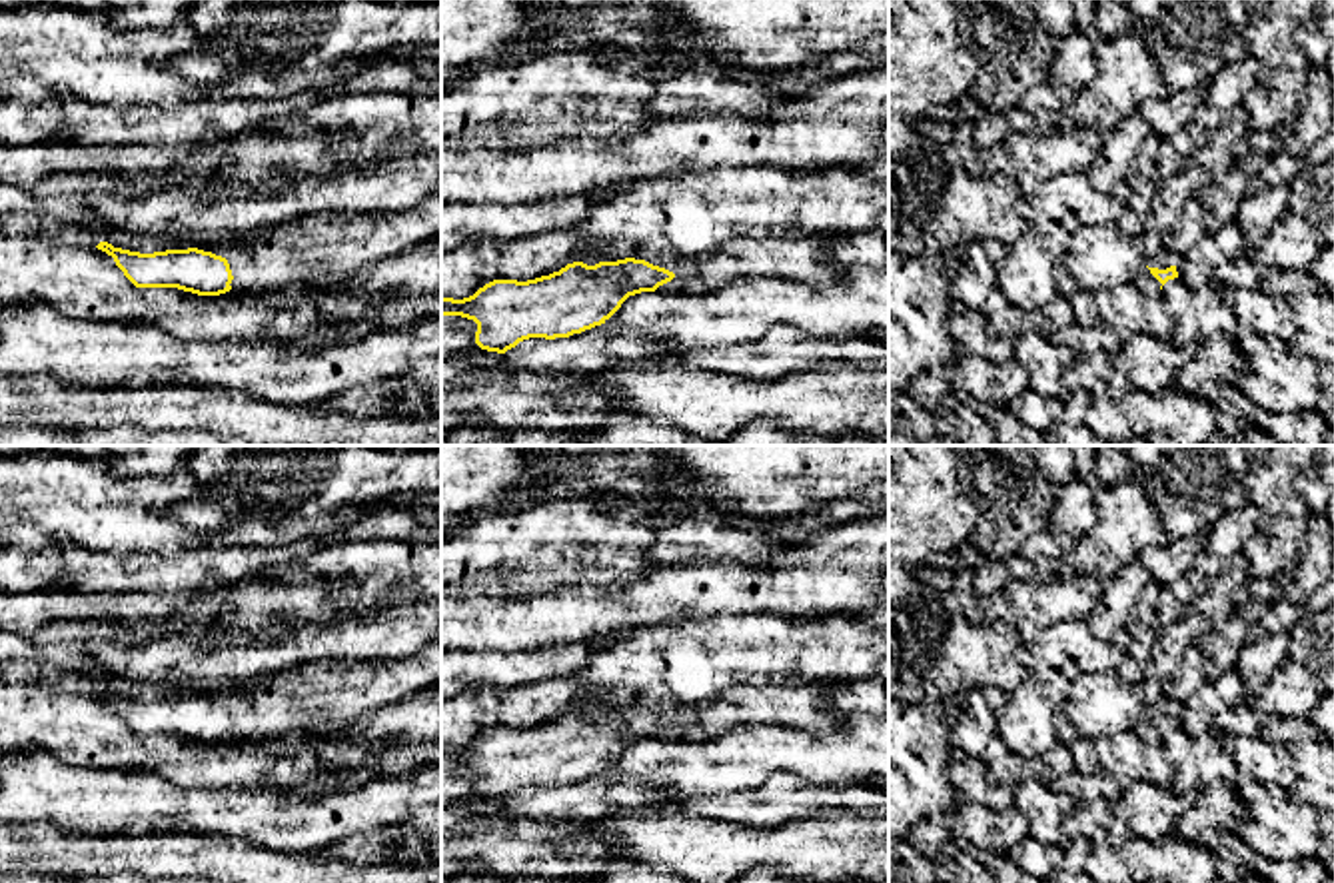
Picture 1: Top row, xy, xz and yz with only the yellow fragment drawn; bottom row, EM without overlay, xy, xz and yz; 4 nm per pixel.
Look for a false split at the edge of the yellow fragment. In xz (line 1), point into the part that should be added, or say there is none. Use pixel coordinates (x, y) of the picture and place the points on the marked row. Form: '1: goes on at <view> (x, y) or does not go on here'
1: does not go on here

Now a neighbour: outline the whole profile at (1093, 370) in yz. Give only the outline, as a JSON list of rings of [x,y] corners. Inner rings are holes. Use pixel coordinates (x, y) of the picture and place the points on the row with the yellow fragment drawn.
[[[1098,354],[1076,356],[1074,364],[1062,372],[1064,388],[1082,386],[1094,396],[1108,394],[1112,400],[1122,400],[1134,390],[1132,382],[1110,366],[1110,356]]]

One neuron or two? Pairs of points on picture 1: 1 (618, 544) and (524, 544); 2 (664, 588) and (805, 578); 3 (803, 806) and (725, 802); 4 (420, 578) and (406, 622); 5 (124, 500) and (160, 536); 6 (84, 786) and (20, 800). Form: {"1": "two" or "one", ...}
{"1": "one", "2": "one", "3": "one", "4": "two", "5": "one", "6": "one"}

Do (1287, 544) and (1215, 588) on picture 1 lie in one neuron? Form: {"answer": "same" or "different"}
{"answer": "different"}

